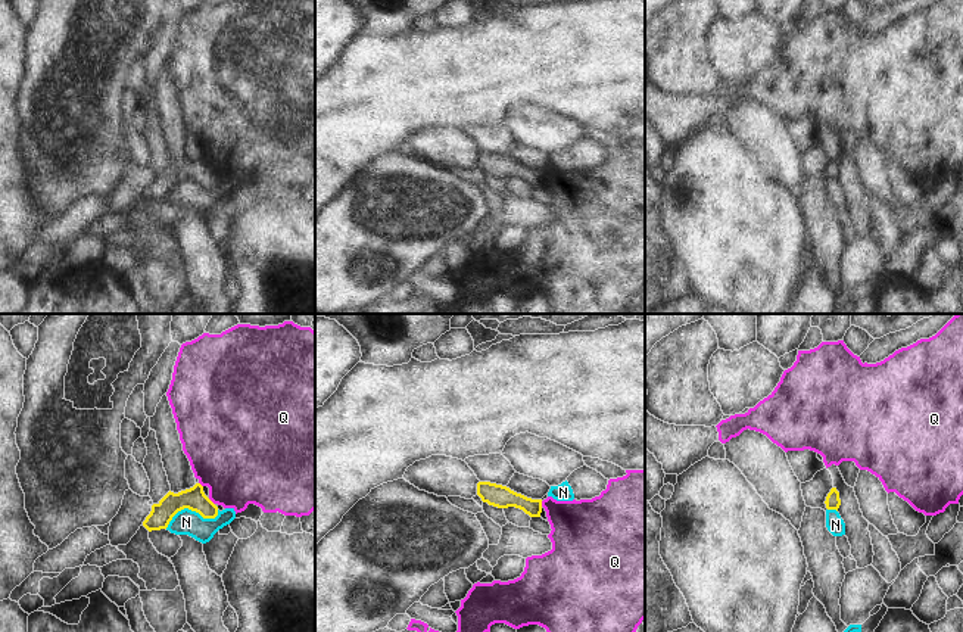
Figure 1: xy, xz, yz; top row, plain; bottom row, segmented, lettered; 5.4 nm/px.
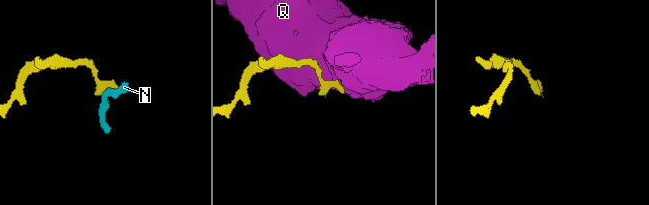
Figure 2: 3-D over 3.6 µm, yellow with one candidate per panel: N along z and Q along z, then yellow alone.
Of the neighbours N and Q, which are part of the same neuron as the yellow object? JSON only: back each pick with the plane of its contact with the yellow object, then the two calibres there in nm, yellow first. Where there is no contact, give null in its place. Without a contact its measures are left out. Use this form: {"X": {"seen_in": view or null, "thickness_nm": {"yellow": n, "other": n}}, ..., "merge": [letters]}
{"merge": []}

